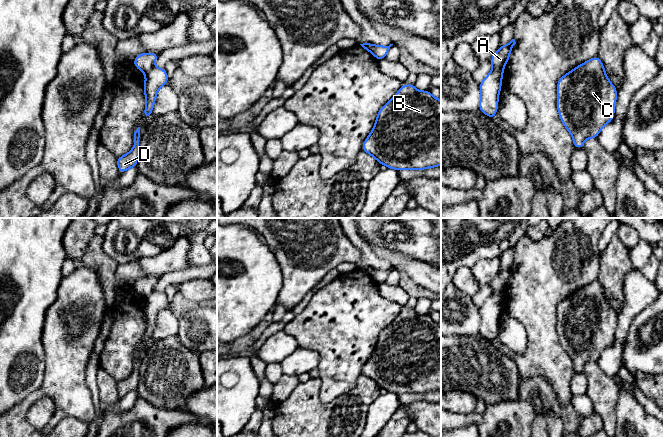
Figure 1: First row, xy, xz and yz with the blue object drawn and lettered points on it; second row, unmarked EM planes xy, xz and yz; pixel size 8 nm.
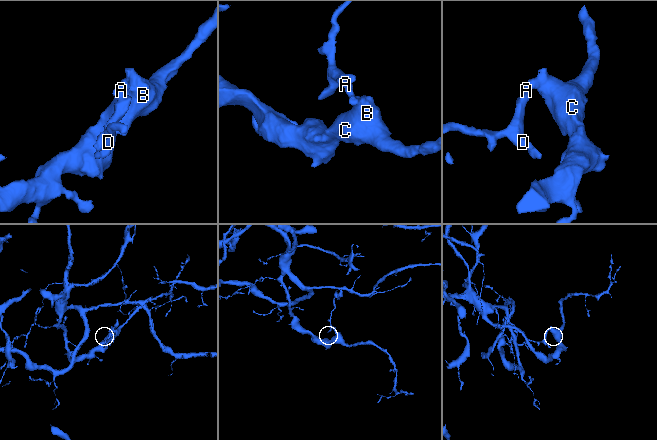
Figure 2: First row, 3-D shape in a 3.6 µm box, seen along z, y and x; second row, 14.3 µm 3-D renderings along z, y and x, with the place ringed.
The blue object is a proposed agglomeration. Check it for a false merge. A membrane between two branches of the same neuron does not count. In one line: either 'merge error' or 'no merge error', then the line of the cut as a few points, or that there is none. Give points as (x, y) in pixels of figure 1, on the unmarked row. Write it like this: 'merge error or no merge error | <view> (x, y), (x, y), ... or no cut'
merge error | yz (502, 291), (493, 293)

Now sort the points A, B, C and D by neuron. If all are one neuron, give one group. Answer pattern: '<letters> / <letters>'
A B C / D

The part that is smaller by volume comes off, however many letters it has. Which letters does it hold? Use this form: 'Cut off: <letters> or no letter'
Cut off: D

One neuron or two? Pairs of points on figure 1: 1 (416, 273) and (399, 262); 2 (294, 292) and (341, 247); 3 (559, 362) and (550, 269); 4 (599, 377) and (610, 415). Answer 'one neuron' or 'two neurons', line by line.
1: one neuron
2: one neuron
3: one neuron
4: one neuron

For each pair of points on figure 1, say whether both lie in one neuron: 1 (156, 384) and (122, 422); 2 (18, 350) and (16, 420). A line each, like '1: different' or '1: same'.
1: different
2: different

